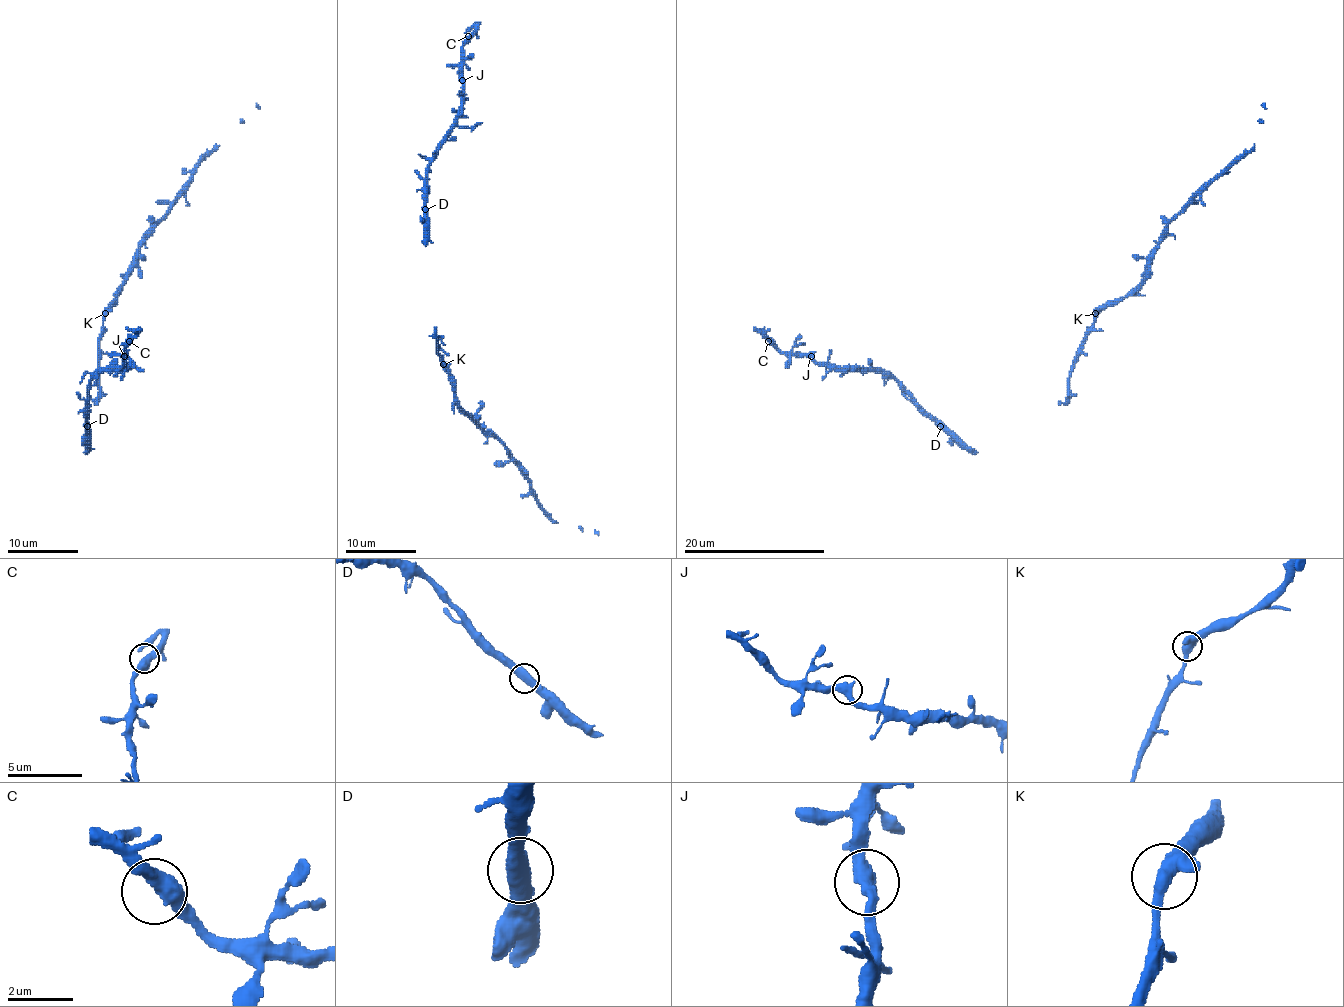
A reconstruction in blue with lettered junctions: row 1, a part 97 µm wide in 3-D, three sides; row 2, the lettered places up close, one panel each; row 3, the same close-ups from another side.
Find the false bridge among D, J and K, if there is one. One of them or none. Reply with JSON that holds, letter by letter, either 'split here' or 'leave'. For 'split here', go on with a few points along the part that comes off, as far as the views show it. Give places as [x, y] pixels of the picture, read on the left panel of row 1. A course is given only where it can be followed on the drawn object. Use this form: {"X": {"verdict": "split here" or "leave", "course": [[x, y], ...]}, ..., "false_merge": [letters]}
{"D": {"verdict": "leave"}, "J": {"verdict": "leave"}, "K": {"verdict": "leave"}, "false_merge": []}

